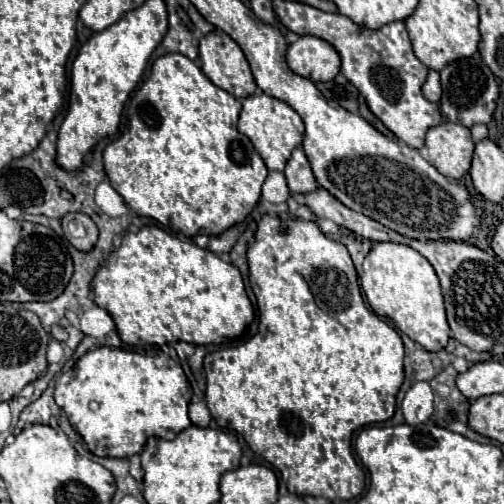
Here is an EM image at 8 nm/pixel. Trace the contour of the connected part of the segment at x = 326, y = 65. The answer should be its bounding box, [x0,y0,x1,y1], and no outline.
[286,37,340,83]

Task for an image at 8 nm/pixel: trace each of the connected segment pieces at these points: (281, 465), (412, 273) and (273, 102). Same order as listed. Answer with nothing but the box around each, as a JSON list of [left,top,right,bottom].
[[204,215,404,501],[360,241,450,351],[238,91,304,171]]

